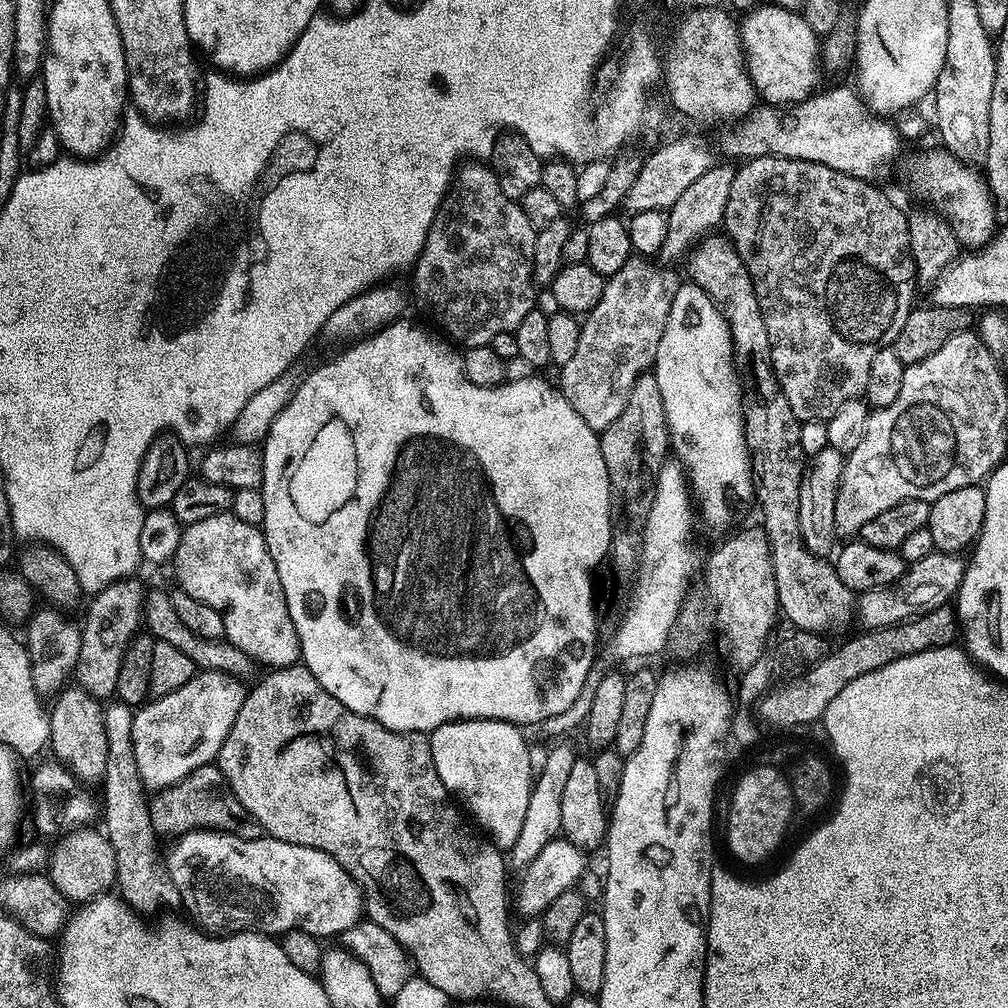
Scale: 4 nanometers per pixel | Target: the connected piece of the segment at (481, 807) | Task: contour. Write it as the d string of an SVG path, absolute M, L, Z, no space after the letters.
M457 720L436 728L430 739L434 770L438 770L438 778L442 778L449 793L472 811L487 839L497 848L512 849L522 822L526 822L526 806L534 787L534 764L532 768L525 733L505 720Z

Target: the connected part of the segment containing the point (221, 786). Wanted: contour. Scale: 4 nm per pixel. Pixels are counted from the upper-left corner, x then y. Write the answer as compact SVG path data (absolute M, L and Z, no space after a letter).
M215 763L198 766L198 770L194 770L186 778L159 789L149 799L148 809L150 822L160 838L179 838L187 832L207 831L227 832L230 836L247 840L259 840L265 835L263 826L252 817L250 810L246 810L246 806L242 806L242 802L238 802Z

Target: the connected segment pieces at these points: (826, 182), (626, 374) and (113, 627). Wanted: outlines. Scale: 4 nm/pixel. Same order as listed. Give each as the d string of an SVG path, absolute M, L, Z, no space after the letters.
M752 156L749 161L749 164L739 165L736 168L734 182L730 182L730 198L726 198L722 228L738 250L752 279L758 306L764 315L770 338L772 368L776 371L776 377L782 386L782 394L786 394L786 402L790 402L790 410L794 410L794 414L802 422L805 420L826 422L834 414L834 410L842 406L842 402L864 396L866 382L870 378L870 362L874 354L878 354L878 350L892 346L914 307L912 295L915 294L916 288L918 289L918 281L910 250L908 212L900 209L882 189L875 188L877 186L875 183L860 180L850 174L842 174L838 170L830 170L830 166L822 166L818 162L781 156Z
M633 254L618 274L605 279L598 306L580 324L574 355L559 369L560 391L578 410L582 422L597 434L622 414L634 382L655 365L658 342L662 342L662 330L666 330L666 318L678 287L675 274L656 262Z
M125 578L106 586L89 599L92 601L84 616L85 624L82 624L74 680L82 691L95 700L108 702L116 696L124 651L134 634L133 629L128 629L124 624L141 623L145 595L145 589L142 590L136 578Z

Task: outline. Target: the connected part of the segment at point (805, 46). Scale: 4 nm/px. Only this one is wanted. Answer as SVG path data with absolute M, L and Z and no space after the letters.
M772 3L753 8L743 21L739 21L740 46L744 51L744 63L748 77L756 88L757 97L773 106L791 106L800 104L817 91L816 68L818 72L818 34L799 11L791 8L779 8Z

